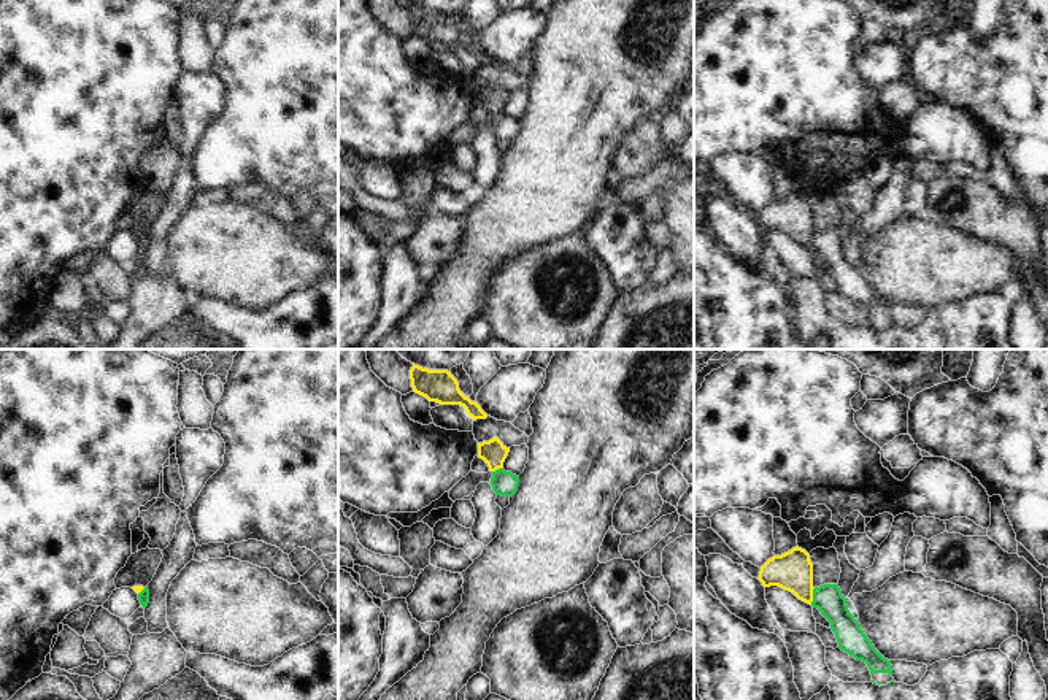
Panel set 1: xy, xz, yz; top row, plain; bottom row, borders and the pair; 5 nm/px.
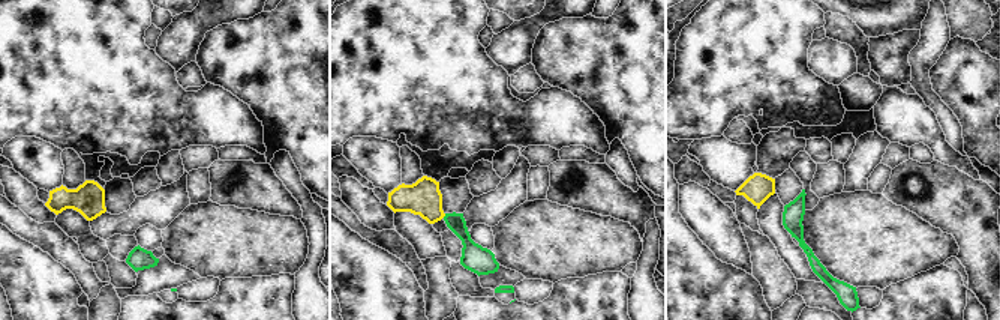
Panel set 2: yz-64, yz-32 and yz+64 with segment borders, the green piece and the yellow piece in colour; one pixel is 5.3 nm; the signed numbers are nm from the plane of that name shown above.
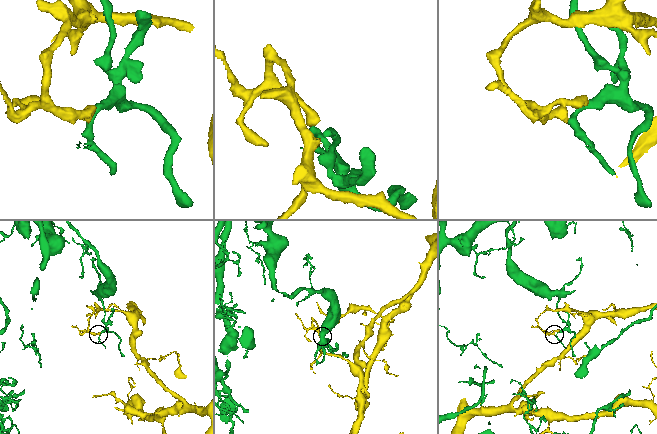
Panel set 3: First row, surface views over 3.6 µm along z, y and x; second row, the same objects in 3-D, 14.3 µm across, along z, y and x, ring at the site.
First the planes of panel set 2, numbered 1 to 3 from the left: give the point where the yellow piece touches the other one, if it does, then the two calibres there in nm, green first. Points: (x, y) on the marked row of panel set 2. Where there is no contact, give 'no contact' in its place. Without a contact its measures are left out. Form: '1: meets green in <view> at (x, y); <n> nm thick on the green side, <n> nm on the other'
1: no contact
2: meets green in yz-32 at (446, 215); 120 nm thick on the green side, 190 nm on the other
3: no contact

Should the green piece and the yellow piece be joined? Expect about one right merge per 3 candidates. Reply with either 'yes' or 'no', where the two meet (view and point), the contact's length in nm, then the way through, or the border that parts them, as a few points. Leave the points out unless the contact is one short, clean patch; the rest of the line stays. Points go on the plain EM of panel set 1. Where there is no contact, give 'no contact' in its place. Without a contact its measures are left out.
no; meets green in yz at (813, 240); contact 90 nm long; border along yz (815, 232), (810, 248)

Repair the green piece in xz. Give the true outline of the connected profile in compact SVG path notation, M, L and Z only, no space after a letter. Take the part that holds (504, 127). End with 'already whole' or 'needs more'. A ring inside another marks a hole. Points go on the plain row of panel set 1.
M499 113L492 116L491 130L497 140L513 141L519 130L519 121L513 119L511 116L505 116L503 113Z; already whole

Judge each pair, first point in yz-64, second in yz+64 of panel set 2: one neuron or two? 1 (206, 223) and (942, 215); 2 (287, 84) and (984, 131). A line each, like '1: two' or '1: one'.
1: two
2: one

